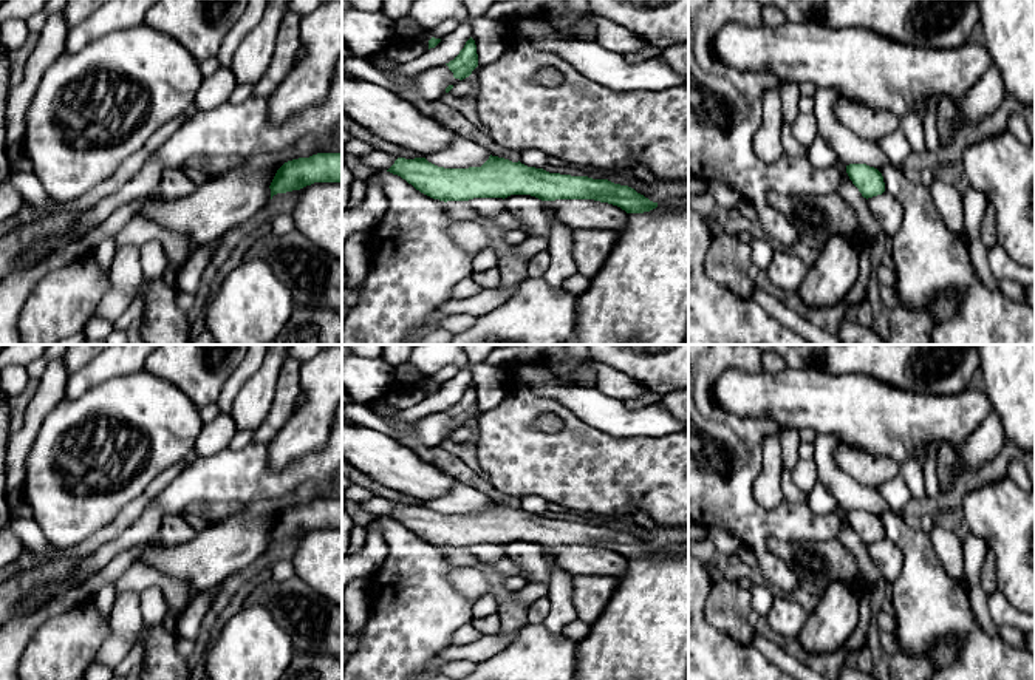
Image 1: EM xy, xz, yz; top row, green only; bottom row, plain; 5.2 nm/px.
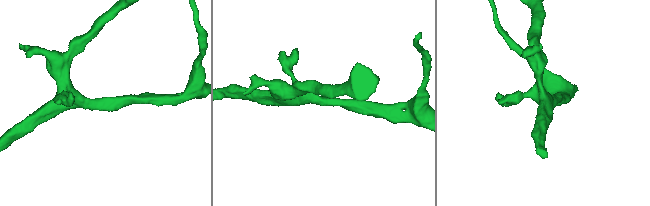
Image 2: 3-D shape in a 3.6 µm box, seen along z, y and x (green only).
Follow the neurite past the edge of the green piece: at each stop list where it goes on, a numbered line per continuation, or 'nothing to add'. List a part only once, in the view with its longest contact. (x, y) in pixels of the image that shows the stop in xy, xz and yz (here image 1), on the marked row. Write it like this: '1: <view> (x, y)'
nothing to add

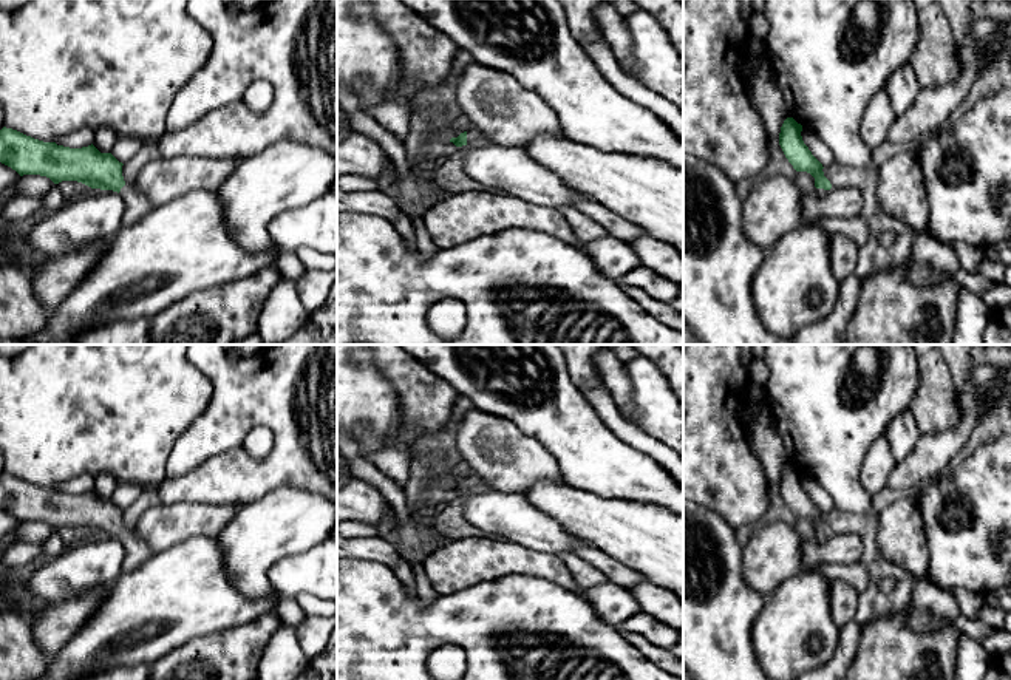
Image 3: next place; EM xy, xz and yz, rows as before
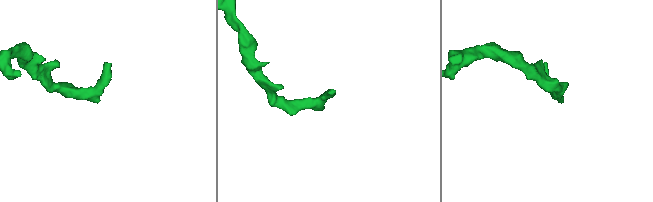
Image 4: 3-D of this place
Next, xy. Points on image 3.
1: xy (136, 206)

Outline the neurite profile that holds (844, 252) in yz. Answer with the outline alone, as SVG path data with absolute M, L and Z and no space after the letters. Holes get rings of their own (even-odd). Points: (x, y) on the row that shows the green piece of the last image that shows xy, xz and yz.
M830 235L830 266L833 275L841 283L855 274L860 247L844 235Z

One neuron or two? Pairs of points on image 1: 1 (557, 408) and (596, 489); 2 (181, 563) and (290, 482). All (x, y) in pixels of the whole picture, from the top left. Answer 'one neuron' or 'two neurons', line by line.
1: one neuron
2: two neurons

